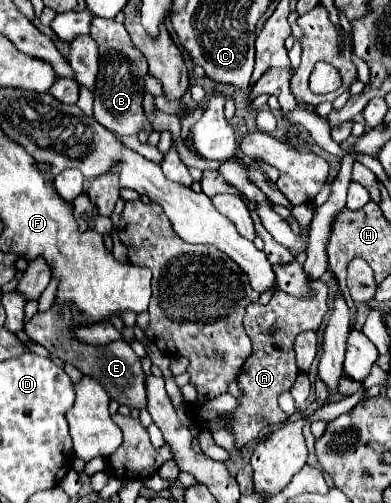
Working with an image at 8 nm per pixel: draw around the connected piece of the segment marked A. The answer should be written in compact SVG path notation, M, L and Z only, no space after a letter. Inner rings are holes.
M321 280L312 282L312 292L308 296L288 296L286 292L278 290L266 306L254 302L246 308L244 328L252 340L252 356L248 356L238 376L238 386L244 392L240 398L240 408L230 412L230 432L236 438L236 448L242 448L250 440L258 438L262 428L272 424L284 424L284 412L278 406L278 396L290 390L298 376L296 358L292 350L294 338L302 330L316 330L328 310L328 287ZM272 328L274 334L270 334Z

